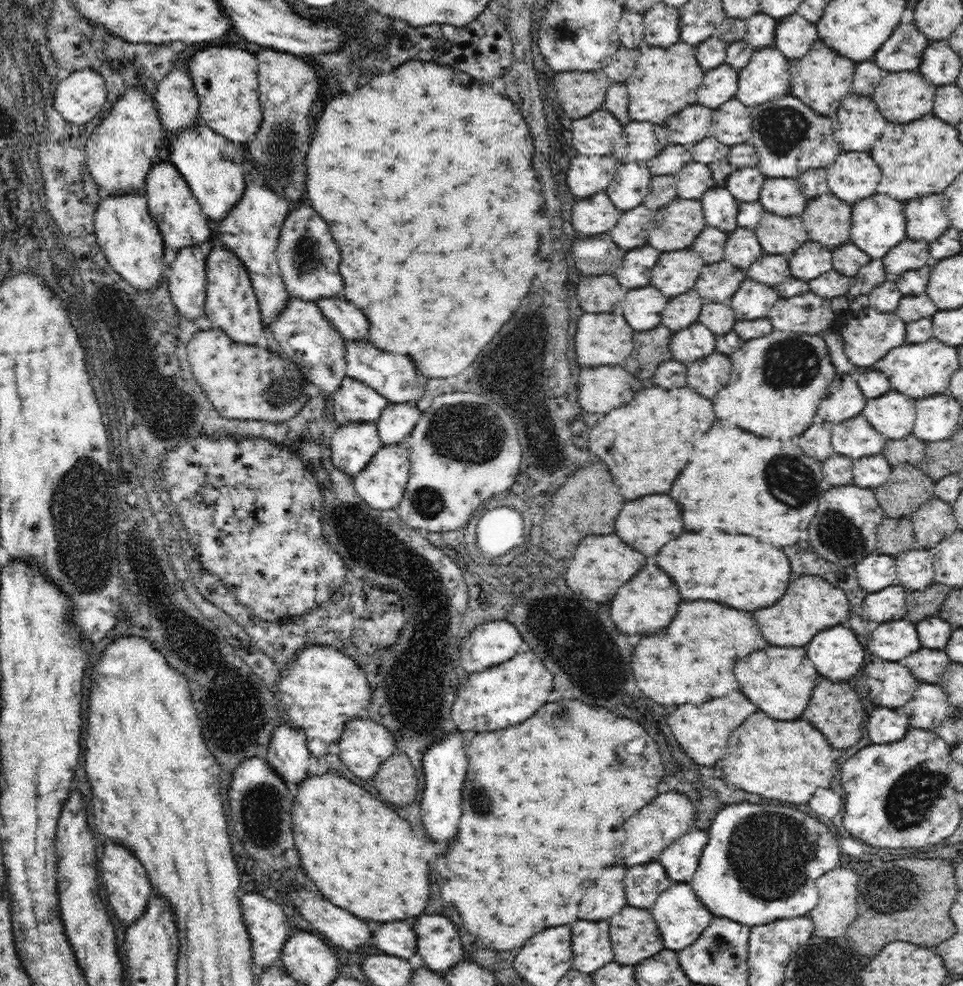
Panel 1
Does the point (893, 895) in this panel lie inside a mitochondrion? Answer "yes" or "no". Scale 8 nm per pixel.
yes

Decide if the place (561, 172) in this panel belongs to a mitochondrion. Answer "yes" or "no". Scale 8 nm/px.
no

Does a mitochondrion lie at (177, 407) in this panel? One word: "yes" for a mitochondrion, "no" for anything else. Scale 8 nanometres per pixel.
yes

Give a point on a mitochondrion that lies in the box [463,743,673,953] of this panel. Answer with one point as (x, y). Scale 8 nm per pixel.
(478, 793)

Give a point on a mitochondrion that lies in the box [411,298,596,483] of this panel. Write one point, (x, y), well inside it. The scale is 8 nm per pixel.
(458, 431)

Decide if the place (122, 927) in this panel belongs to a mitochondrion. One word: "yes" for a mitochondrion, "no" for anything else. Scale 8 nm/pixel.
no

